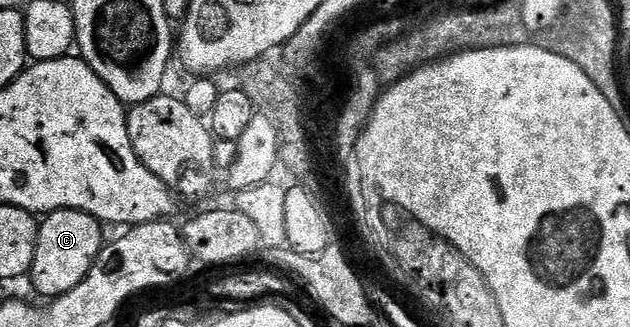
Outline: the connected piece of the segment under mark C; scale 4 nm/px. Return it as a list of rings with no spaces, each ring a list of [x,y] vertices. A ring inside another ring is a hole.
[[[60,209],[48,214],[38,224],[33,265],[27,274],[28,280],[33,280],[34,291],[44,299],[52,299],[79,287],[79,283],[87,279],[103,248],[101,229],[102,222],[83,211]]]

